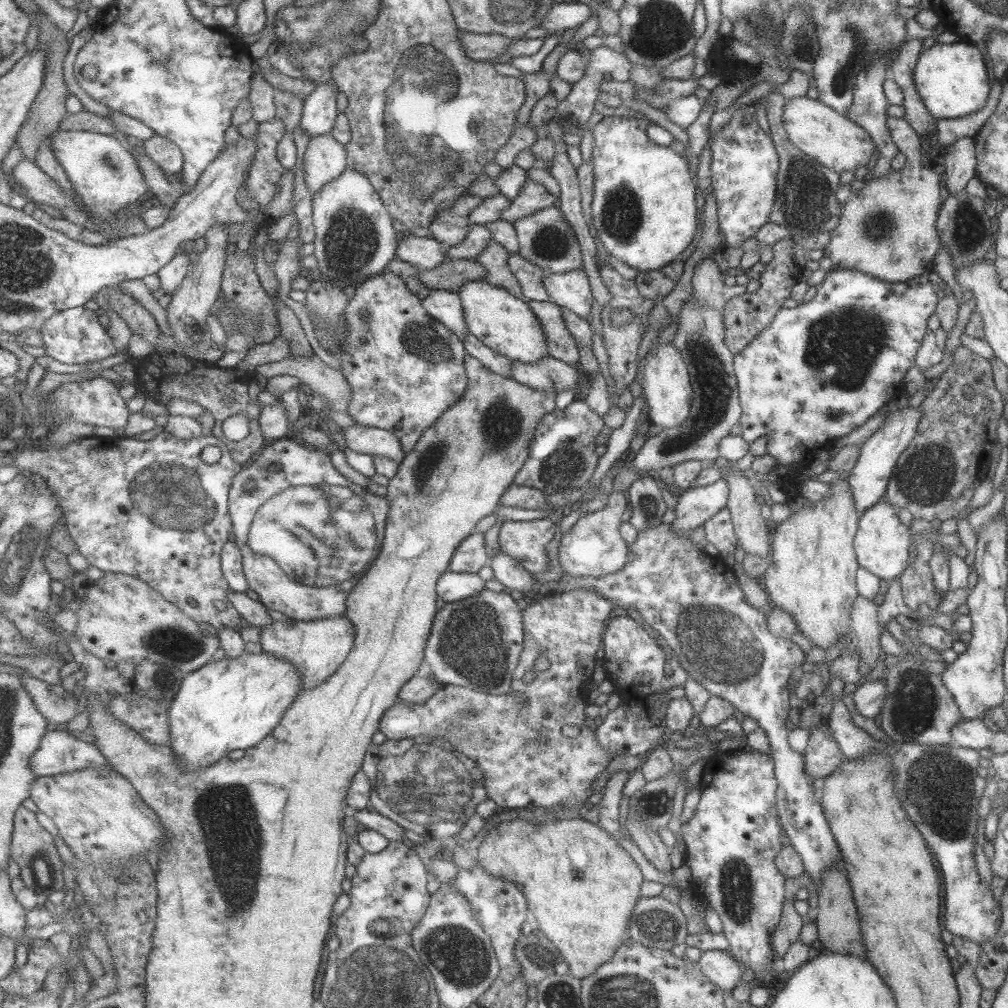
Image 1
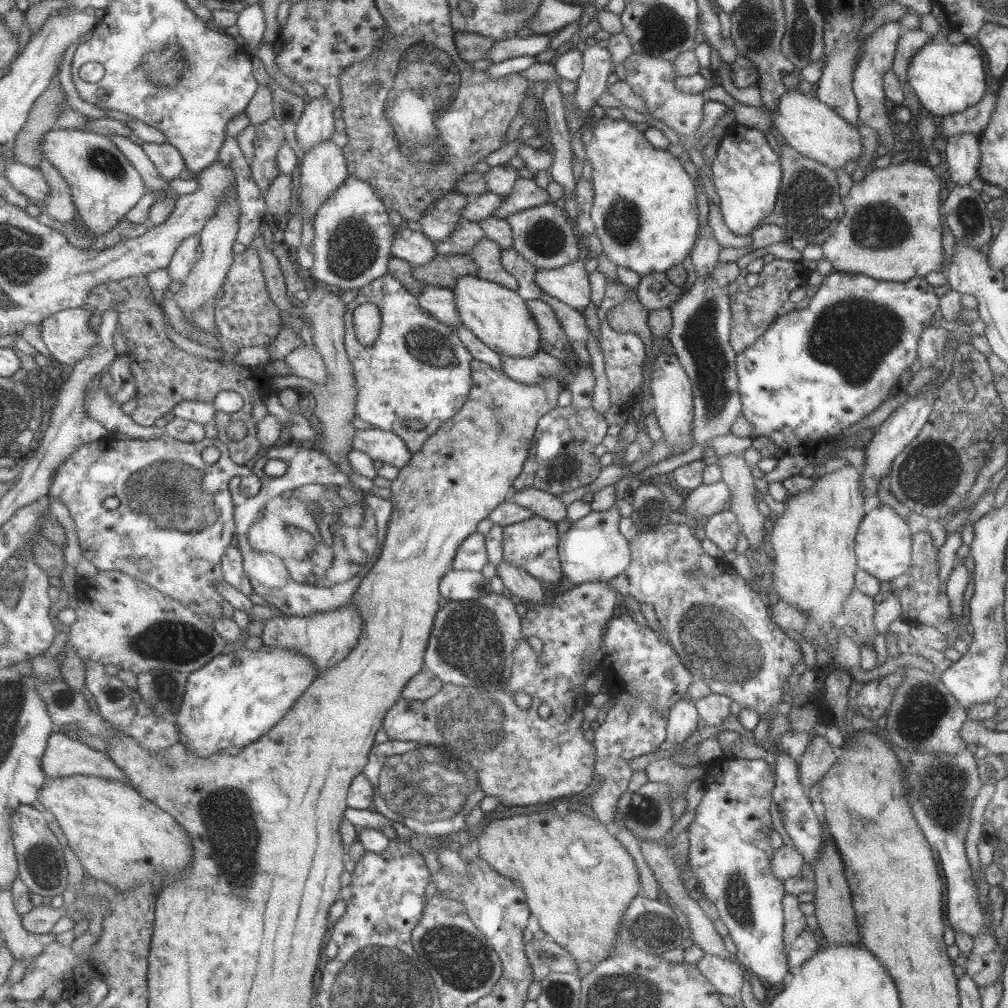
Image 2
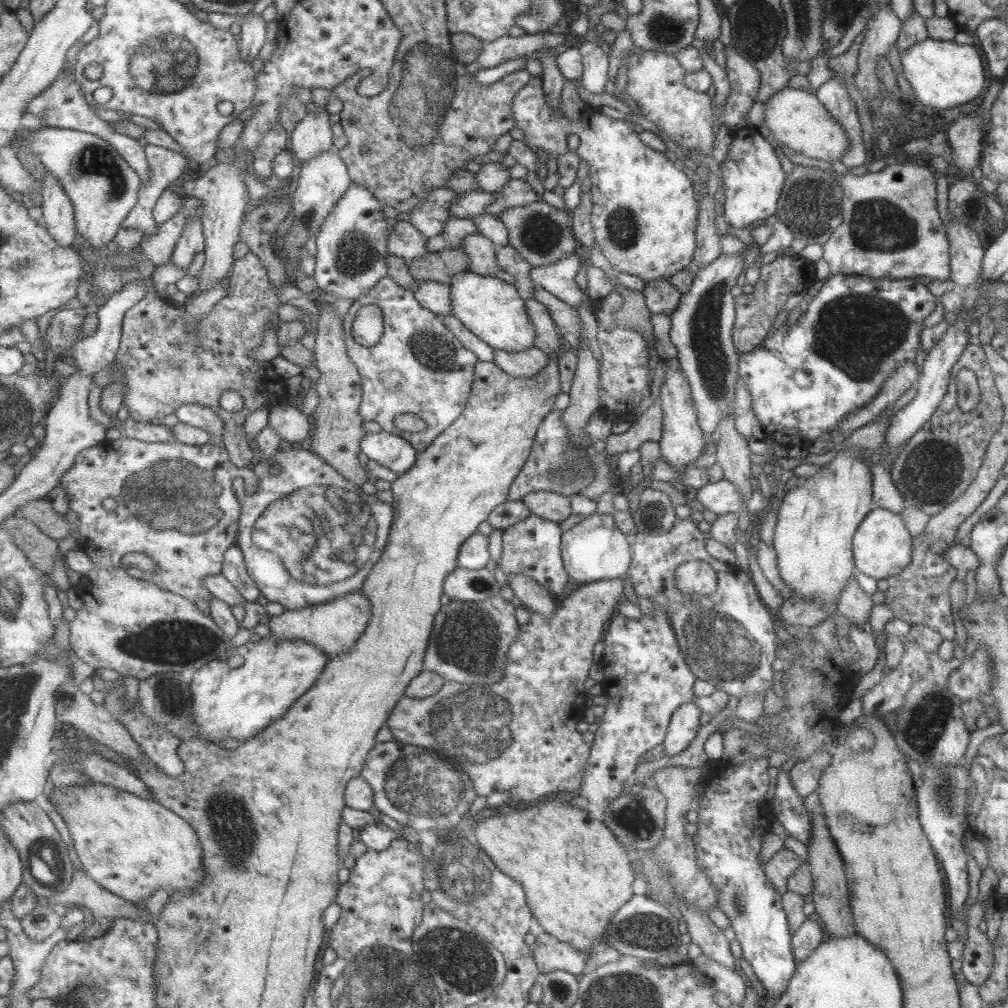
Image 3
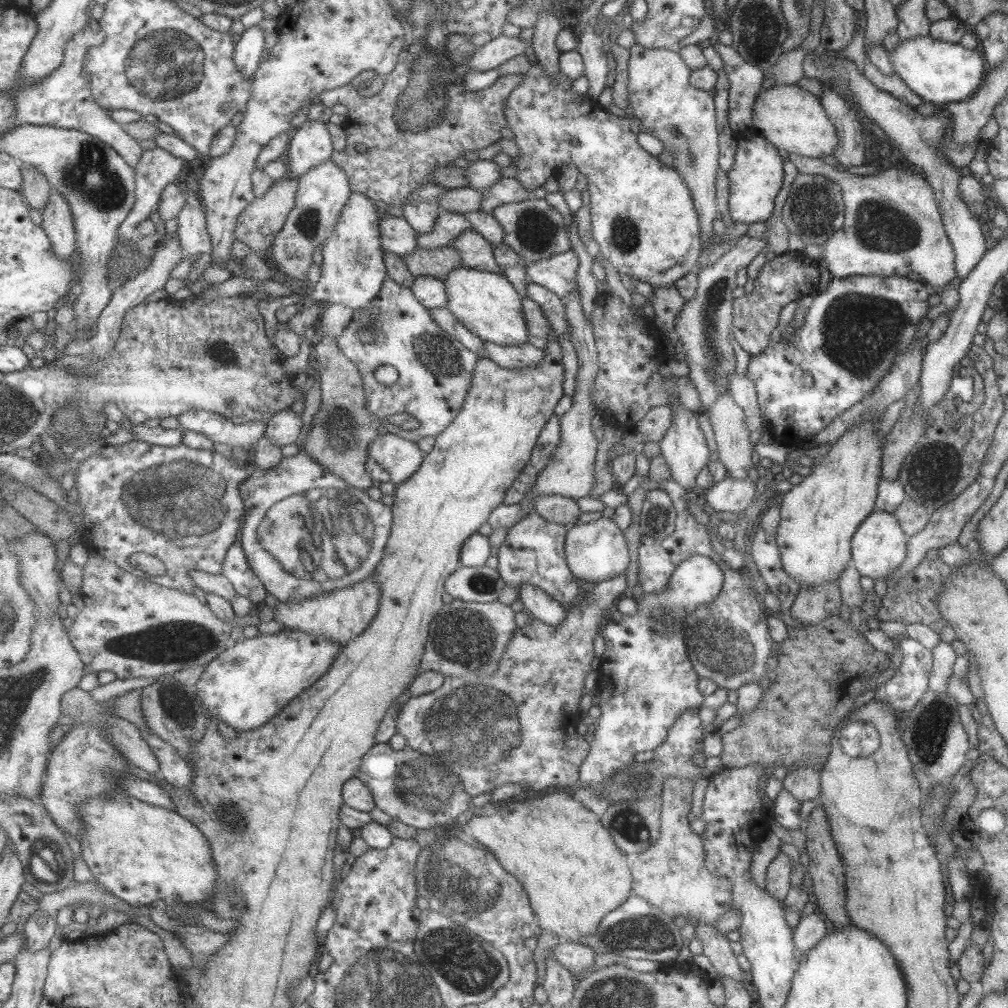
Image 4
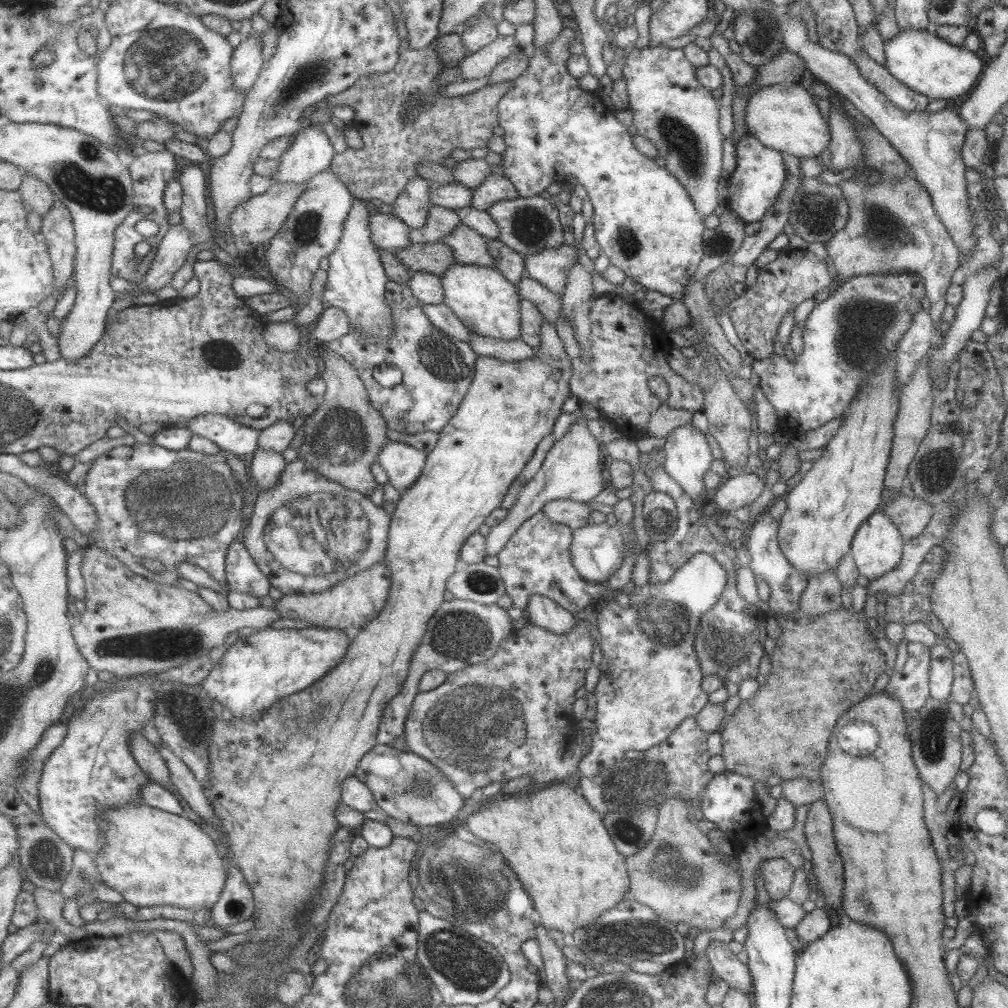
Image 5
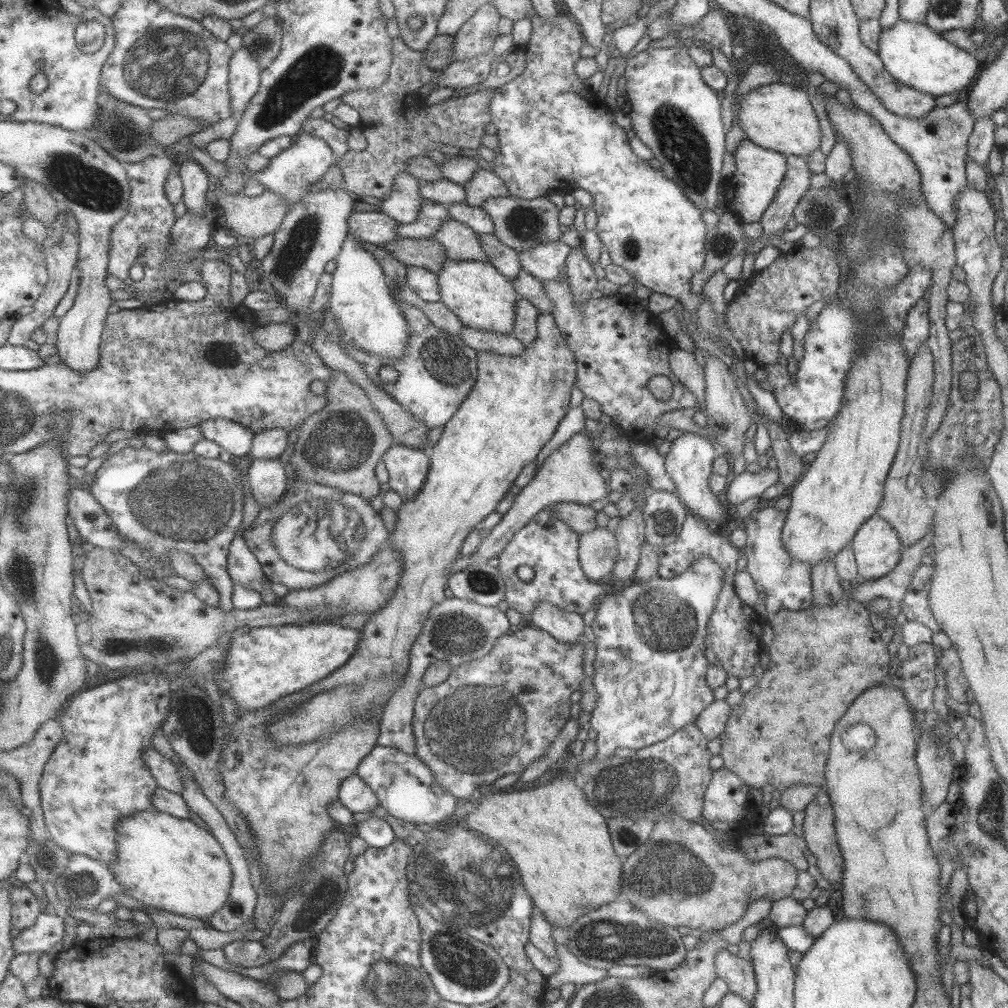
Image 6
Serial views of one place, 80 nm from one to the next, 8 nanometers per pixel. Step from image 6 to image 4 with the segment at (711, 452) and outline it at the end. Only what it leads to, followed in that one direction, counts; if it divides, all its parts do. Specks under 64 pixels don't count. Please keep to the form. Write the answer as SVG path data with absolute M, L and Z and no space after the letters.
M675 401L674 403L666 404L671 409L671 424L664 432L663 438L658 442L660 446L660 453L663 456L666 465L669 468L670 479L676 484L686 488L689 492L695 489L695 476L701 468L707 466L707 456L710 454L707 450L707 443L701 429L699 429L699 422L697 421L698 412L686 409L681 403Z

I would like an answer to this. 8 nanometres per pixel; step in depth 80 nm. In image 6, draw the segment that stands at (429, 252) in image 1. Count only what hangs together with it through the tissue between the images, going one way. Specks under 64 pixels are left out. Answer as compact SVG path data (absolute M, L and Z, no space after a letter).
M355 212L349 218L349 232L364 243L385 247L399 241L399 222L389 214L380 212Z

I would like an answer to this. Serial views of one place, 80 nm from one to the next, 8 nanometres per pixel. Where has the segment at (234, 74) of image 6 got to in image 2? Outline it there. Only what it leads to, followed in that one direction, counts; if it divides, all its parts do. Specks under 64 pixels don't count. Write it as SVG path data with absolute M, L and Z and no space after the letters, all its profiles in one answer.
M261 3L253 4L244 8L239 13L238 23L240 39L249 53L257 50L265 34L265 12L261 8Z

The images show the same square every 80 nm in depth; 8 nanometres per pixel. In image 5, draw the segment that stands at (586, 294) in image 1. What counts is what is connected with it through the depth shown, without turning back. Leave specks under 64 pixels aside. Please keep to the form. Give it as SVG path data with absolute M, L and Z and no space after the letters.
M575 247L544 250L527 258L527 276L541 282L554 293L562 295L568 287L569 269L578 260Z

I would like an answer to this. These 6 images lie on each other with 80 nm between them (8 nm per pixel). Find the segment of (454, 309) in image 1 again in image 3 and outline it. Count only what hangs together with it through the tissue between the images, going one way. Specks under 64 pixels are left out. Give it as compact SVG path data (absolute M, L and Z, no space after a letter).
M425 280L416 290L417 300L425 308L432 310L442 318L454 314L453 295L450 284L441 284L435 280Z

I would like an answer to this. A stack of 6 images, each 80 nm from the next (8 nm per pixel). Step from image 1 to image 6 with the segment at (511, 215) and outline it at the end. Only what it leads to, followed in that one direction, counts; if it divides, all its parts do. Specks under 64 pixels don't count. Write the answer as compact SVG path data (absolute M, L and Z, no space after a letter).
M481 169L466 189L466 204L475 208L482 208L489 198L511 196L506 180L496 175L493 170Z

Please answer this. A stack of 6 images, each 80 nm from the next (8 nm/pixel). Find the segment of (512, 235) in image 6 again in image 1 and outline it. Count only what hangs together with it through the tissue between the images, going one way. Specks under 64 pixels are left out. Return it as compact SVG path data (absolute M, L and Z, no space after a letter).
M545 208L531 216L525 216L514 226L521 246L519 254L543 268L548 274L567 273L582 267L582 255L579 254L580 246L577 246L576 234L573 234L572 226L565 219L561 208Z

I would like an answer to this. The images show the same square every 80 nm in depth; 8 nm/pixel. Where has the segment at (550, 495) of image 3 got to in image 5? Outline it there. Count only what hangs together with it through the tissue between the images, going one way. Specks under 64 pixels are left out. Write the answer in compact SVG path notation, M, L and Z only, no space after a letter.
M569 499L550 500L543 506L543 512L559 524L569 525L570 529L585 526L589 520L590 508L586 503Z

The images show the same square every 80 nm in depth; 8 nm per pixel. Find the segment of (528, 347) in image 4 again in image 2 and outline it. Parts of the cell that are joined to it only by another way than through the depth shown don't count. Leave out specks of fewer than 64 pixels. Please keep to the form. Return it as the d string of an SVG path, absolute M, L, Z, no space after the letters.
M543 349L531 358L504 355L504 371L509 378L523 384L543 384L550 376L563 383L570 374L564 361Z

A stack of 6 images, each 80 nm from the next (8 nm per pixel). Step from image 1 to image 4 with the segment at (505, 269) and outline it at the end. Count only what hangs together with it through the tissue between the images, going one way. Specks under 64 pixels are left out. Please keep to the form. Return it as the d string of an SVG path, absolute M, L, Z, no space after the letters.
M473 229L465 231L452 247L461 252L465 267L503 275L503 270L496 260L494 245L479 232Z

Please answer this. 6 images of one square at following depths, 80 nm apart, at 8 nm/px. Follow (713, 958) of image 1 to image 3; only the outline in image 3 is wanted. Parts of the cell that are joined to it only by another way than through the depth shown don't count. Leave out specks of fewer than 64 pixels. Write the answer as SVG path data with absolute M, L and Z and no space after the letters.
M703 954L697 956L692 963L701 974L712 980L712 985L716 991L725 994L731 1004L740 1005L744 997L744 990L747 987L747 982L742 975L737 974L735 969L721 966L715 960L709 960Z

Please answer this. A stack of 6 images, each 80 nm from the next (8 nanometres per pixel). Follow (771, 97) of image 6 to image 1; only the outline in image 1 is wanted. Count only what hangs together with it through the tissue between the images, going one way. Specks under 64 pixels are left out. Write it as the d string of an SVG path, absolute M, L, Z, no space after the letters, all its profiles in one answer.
M790 98L784 103L782 123L793 146L837 174L848 170L854 171L857 166L863 166L869 162L873 151L876 150L871 137L861 126L849 120L844 114L825 106L818 98Z

